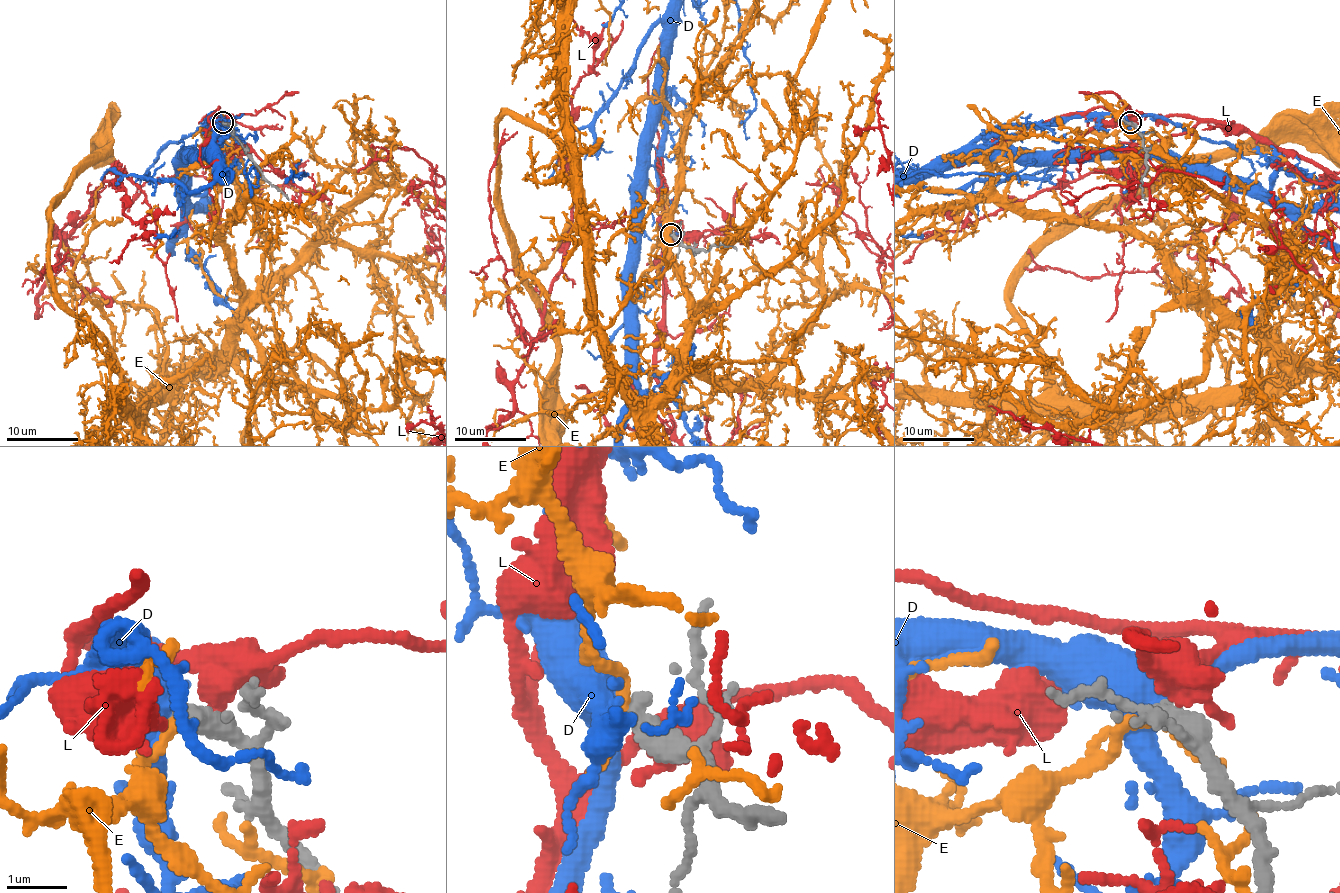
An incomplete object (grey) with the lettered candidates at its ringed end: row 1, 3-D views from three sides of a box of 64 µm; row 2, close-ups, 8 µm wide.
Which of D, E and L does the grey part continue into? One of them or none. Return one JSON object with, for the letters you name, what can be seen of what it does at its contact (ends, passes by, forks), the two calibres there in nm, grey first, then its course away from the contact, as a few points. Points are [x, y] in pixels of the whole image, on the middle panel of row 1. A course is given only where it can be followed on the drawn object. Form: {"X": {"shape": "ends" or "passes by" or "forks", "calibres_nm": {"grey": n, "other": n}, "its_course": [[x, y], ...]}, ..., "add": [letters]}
{"D": {"shape": "forks", "calibres_nm": {"grey": 420, "other": 440}}, "add": ["D"]}

